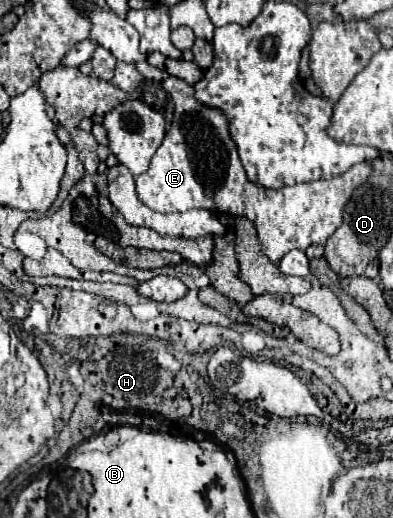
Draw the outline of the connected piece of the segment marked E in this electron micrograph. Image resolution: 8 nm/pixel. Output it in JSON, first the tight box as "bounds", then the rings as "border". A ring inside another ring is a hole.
{"bounds":[135,76,369,264],"border":[[[169,76],[167,80],[163,80],[163,88],[171,94],[171,98],[175,102],[175,116],[173,116],[171,130],[167,132],[163,144],[157,148],[157,152],[151,158],[149,170],[135,178],[137,196],[145,206],[149,206],[155,212],[185,212],[191,208],[205,208],[205,210],[227,212],[233,216],[247,216],[257,228],[261,250],[275,264],[293,248],[305,250],[311,244],[325,244],[327,238],[341,226],[343,206],[349,200],[349,194],[353,194],[353,190],[357,186],[361,186],[361,182],[365,182],[365,178],[369,178],[367,162],[355,164],[347,172],[343,172],[335,178],[329,178],[329,180],[305,182],[305,184],[285,186],[279,190],[269,190],[269,188],[257,186],[257,184],[249,182],[245,176],[241,160],[237,158],[237,148],[233,146],[233,140],[229,138],[229,124],[225,122],[225,114],[221,114],[221,110],[209,110],[207,106],[201,106],[193,98],[193,86],[189,86],[181,78]]]}

